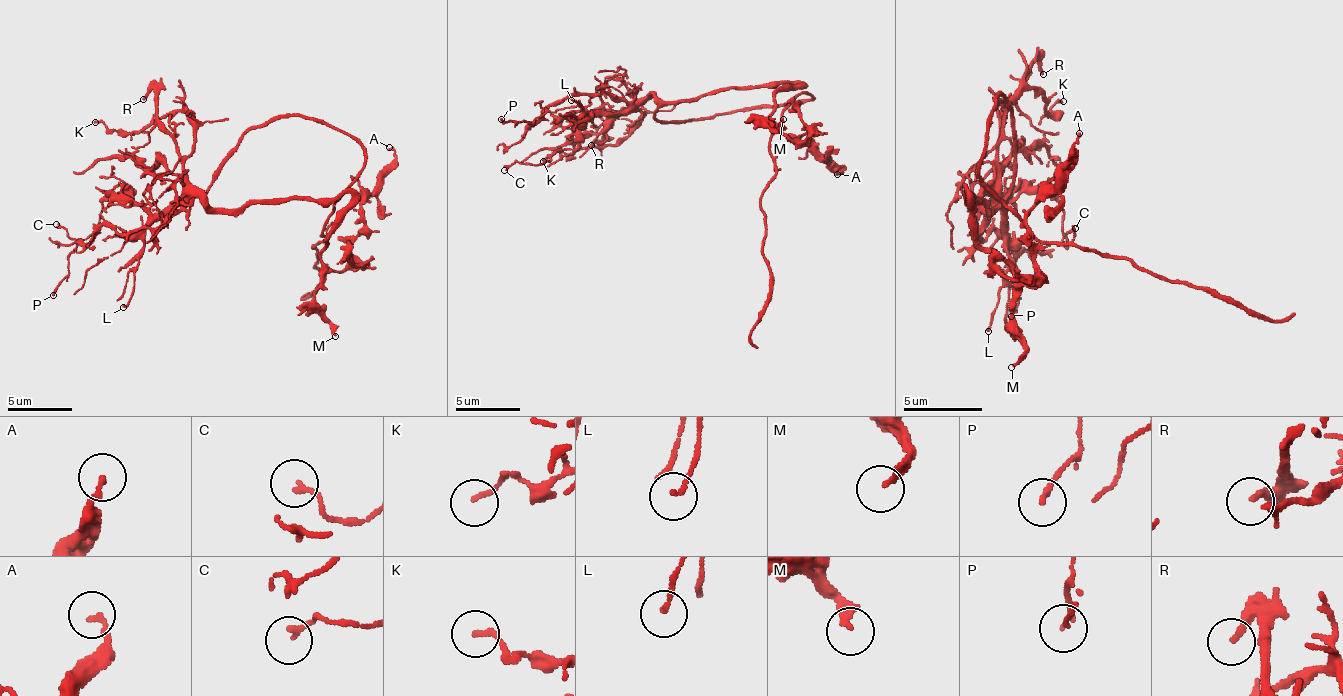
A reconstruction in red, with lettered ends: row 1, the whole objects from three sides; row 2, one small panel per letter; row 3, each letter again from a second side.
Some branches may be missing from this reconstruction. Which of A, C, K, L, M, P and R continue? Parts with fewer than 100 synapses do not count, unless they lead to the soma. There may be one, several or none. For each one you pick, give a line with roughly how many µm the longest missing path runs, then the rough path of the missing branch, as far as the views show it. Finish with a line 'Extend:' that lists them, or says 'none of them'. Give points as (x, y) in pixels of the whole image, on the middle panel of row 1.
Extend: none of them

